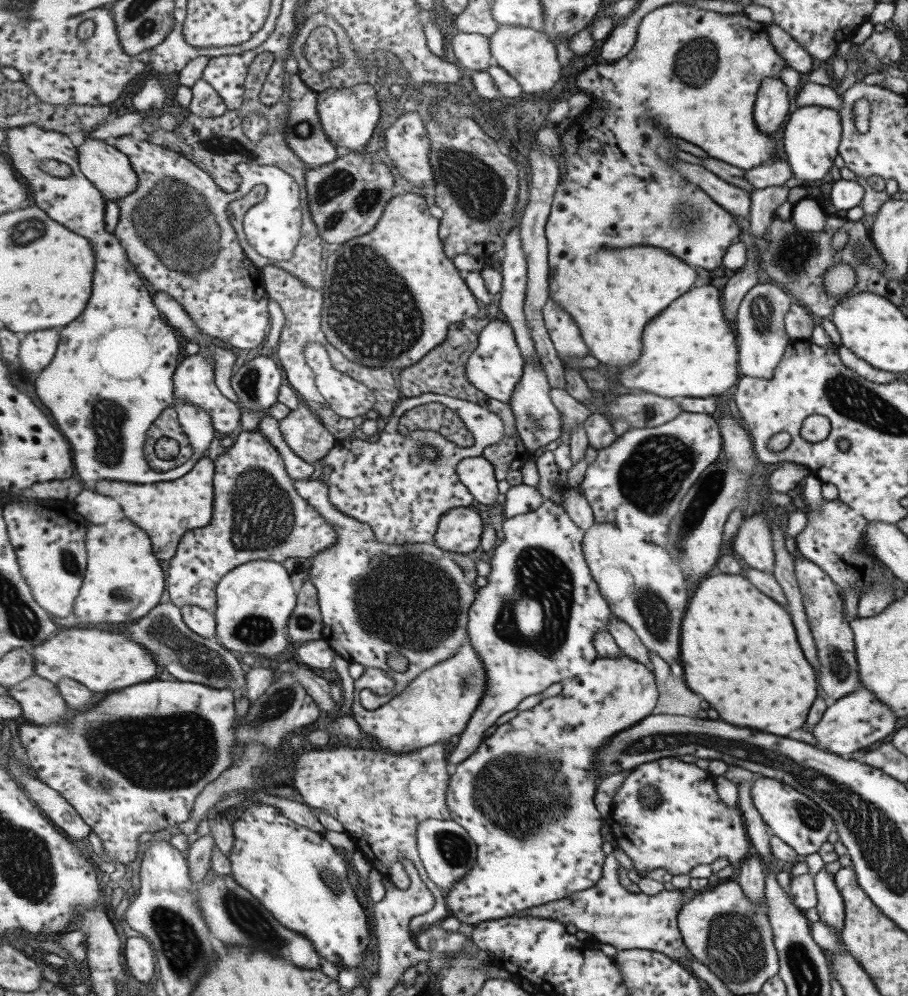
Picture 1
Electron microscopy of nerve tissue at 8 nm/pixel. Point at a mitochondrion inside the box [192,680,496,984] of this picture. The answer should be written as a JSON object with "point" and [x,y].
{"point":[252,923]}

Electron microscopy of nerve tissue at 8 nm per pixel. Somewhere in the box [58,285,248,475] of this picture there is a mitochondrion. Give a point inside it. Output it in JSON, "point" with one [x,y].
{"point":[107,417]}

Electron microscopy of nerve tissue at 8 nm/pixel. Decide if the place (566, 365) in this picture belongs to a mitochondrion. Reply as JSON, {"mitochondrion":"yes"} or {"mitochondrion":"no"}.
{"mitochondrion":"no"}

